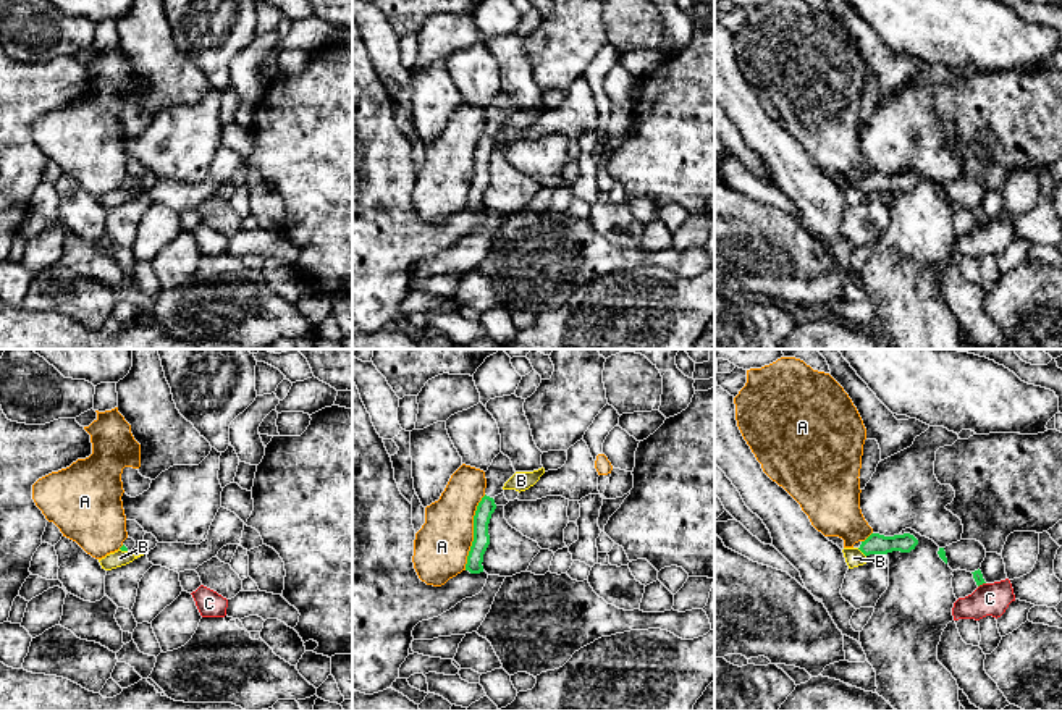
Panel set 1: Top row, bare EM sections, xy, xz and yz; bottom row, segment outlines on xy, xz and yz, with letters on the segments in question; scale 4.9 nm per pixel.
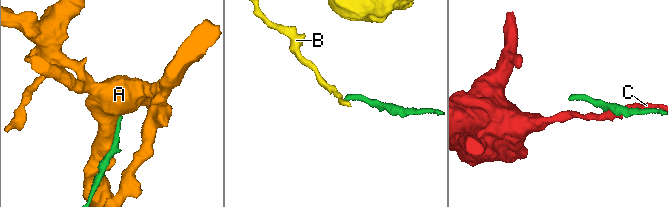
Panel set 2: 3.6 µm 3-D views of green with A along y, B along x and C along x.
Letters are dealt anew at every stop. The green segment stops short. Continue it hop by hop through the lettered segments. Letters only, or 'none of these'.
none of these

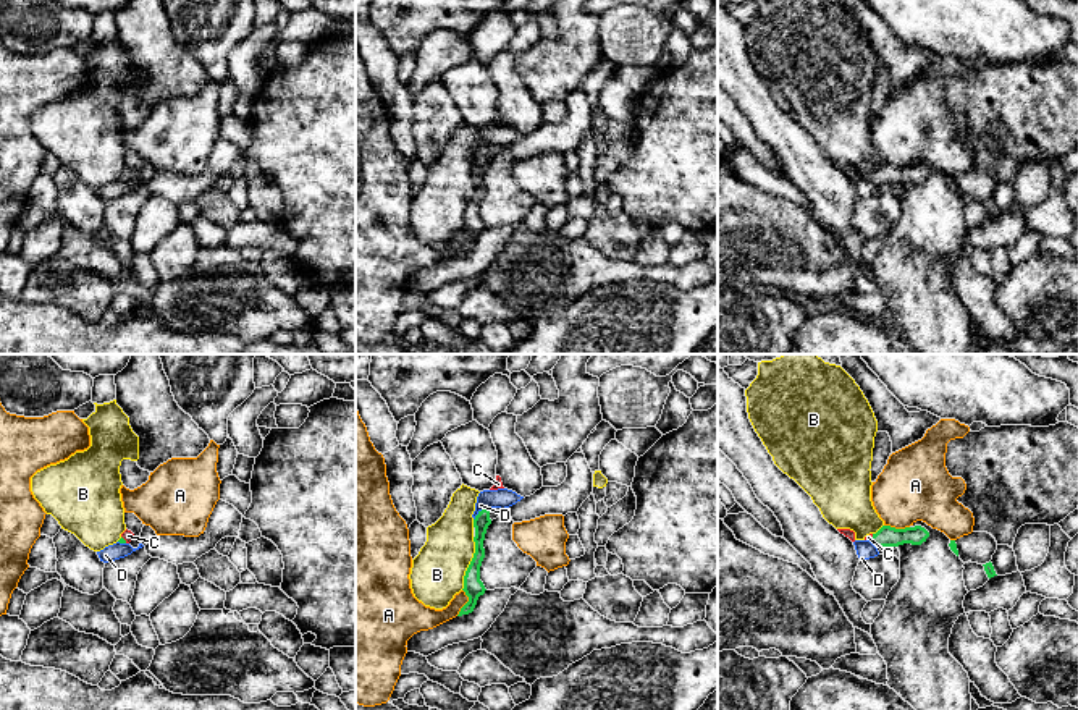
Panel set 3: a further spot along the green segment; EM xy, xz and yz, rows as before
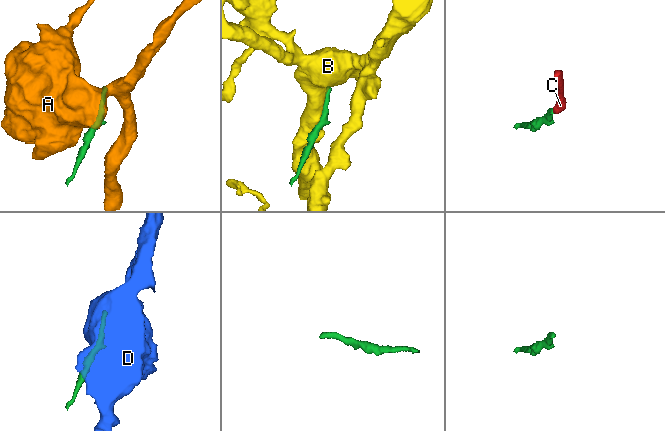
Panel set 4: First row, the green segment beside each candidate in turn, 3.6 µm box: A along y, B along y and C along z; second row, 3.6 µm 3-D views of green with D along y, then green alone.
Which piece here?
C

